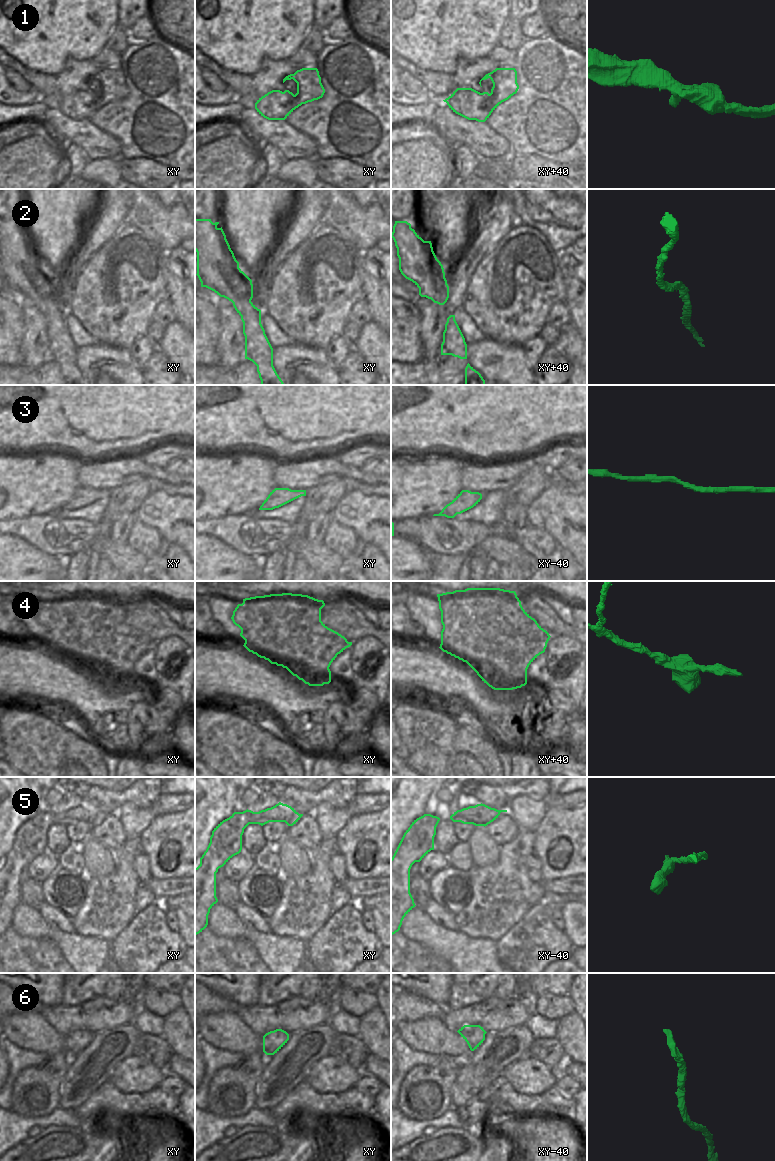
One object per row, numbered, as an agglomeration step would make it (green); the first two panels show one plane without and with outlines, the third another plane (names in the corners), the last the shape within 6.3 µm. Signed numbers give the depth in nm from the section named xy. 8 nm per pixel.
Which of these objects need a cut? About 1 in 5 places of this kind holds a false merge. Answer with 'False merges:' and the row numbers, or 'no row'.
False merges: 4

